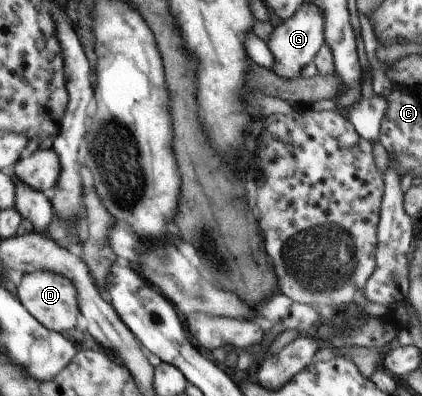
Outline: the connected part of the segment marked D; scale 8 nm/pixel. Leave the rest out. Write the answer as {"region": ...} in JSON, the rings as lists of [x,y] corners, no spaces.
{"region":[[[47,270],[25,274],[17,287],[17,297],[38,322],[42,322],[46,328],[56,332],[68,332],[76,328],[78,316],[82,316],[76,282],[72,282],[64,274],[56,274],[56,272]]]}

